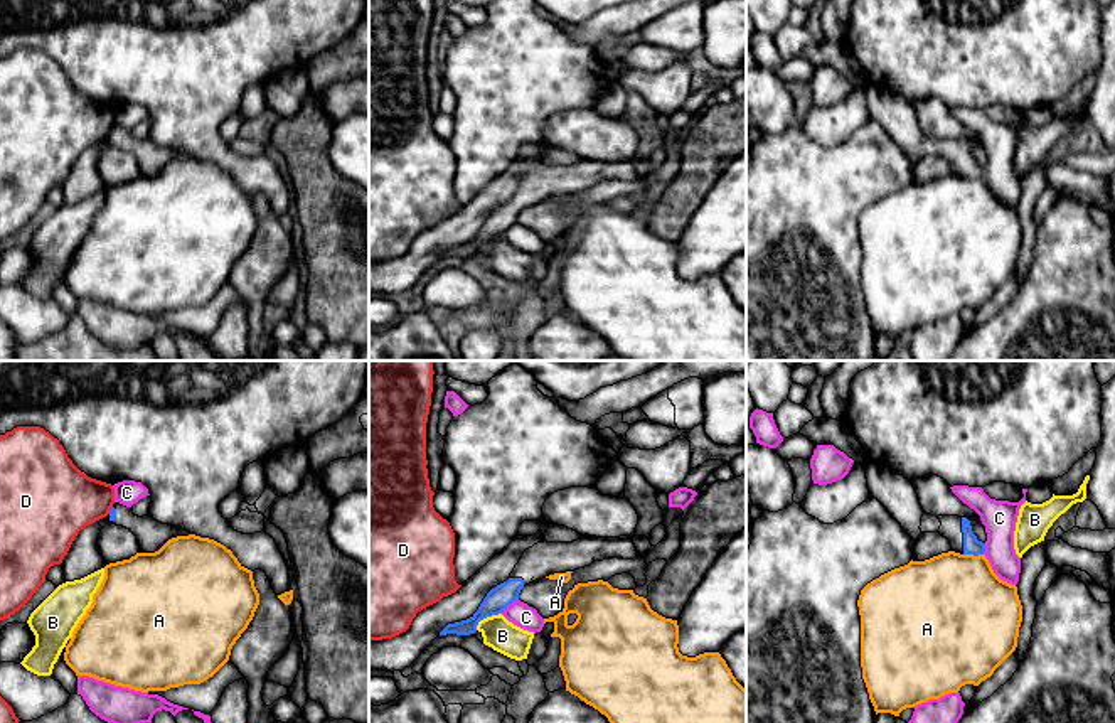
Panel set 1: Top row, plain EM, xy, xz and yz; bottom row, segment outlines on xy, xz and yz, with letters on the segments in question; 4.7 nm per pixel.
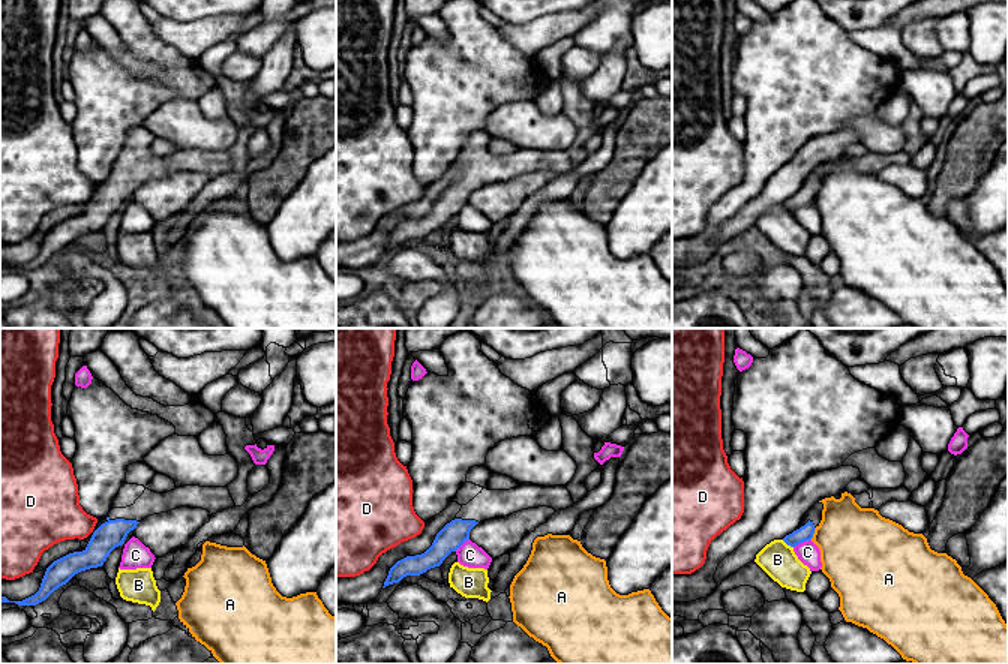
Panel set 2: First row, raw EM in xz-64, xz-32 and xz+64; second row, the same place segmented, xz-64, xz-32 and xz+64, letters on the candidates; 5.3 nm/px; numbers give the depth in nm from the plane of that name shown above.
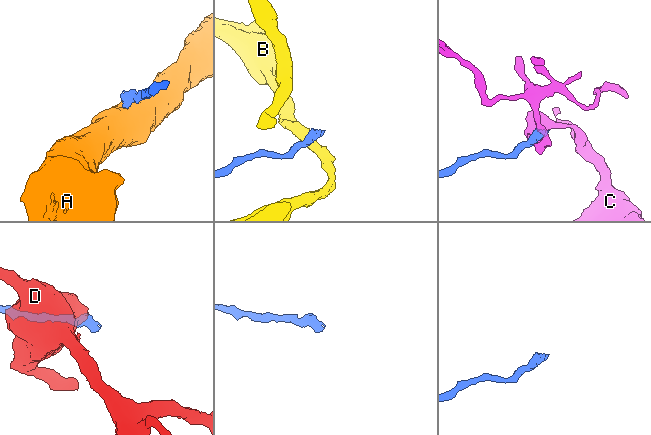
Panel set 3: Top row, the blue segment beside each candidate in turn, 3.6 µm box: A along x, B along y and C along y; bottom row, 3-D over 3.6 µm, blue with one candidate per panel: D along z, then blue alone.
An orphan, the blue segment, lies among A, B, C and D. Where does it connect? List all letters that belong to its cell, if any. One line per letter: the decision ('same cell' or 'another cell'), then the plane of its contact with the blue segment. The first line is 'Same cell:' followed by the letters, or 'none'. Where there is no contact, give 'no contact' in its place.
Same cell: none
A: another cell; meets blue in yz
B: another cell; meets blue in xz
C: another cell; meets blue in xz
D: another cell; meets blue in xy

